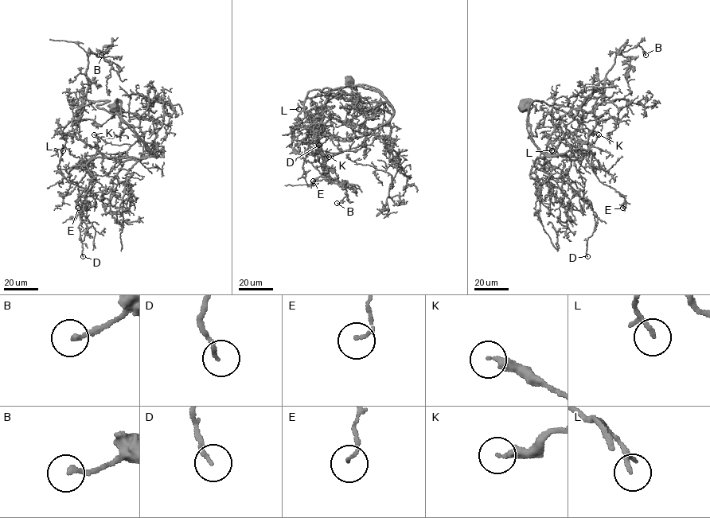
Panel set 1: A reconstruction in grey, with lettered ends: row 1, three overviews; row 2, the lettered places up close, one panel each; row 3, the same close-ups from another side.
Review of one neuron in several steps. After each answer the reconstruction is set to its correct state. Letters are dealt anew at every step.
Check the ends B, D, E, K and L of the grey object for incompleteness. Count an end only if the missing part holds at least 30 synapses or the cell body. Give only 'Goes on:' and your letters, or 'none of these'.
Goes on: none of these

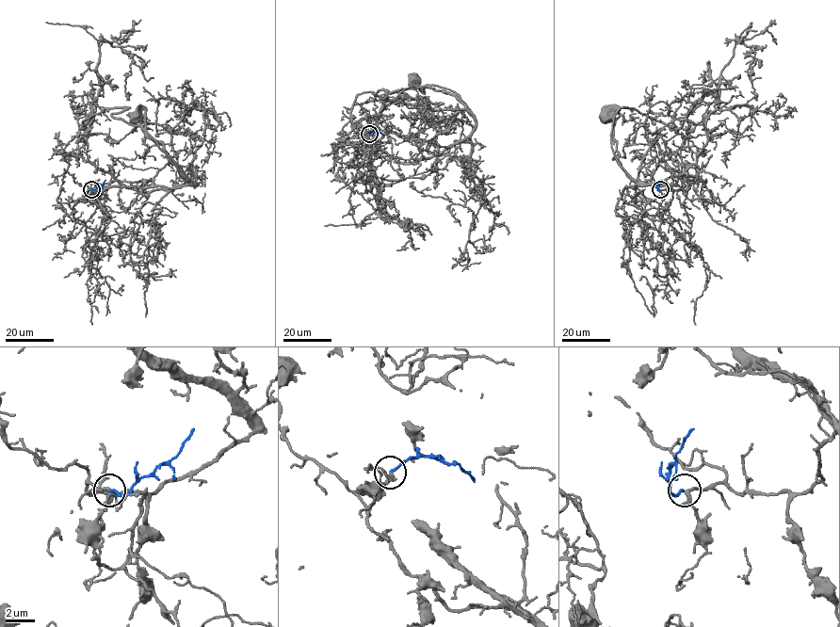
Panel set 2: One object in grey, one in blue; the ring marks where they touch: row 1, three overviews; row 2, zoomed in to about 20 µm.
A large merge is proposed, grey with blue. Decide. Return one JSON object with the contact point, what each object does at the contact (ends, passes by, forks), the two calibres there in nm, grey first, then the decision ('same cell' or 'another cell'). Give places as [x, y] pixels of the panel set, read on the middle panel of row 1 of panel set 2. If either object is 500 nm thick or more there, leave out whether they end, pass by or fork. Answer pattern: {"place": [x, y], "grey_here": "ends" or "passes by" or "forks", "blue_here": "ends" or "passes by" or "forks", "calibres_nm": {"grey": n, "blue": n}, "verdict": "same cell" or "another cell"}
{"place": [369, 134], "grey_here": "passes by", "blue_here": "ends", "calibres_nm": {"grey": 240, "blue": 160}, "verdict": "same cell"}

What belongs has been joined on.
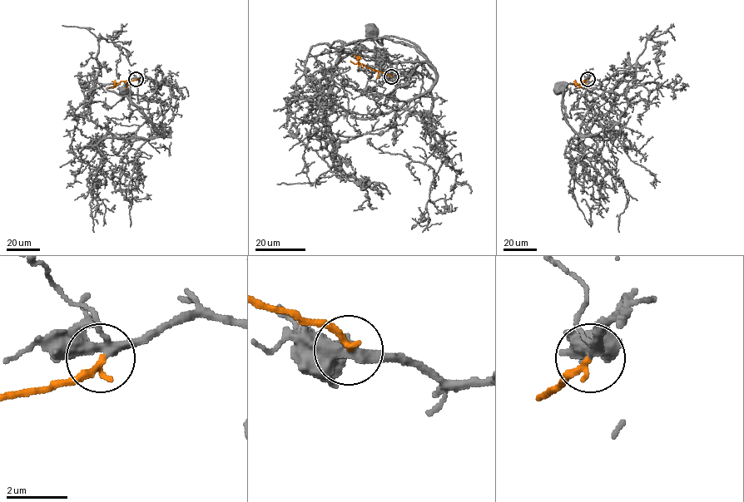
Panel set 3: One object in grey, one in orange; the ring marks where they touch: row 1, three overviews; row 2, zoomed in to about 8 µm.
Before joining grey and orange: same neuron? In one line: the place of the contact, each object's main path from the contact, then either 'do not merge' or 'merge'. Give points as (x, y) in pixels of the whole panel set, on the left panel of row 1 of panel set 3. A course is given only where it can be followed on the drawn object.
place (136, 79); course grey (136, 78), (149, 77), (156, 82), (147, 105), (158, 135), (131, 100), (129, 85), (124, 91); course orange (136, 78), (121, 81), (114, 87), (109, 87); merge

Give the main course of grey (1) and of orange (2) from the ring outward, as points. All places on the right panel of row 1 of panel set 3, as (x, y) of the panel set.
1: (587, 78), (583, 97), (587, 111), (577, 135), (562, 110), (565, 85), (557, 87), (558, 91)
2: (587, 78), (577, 87)

